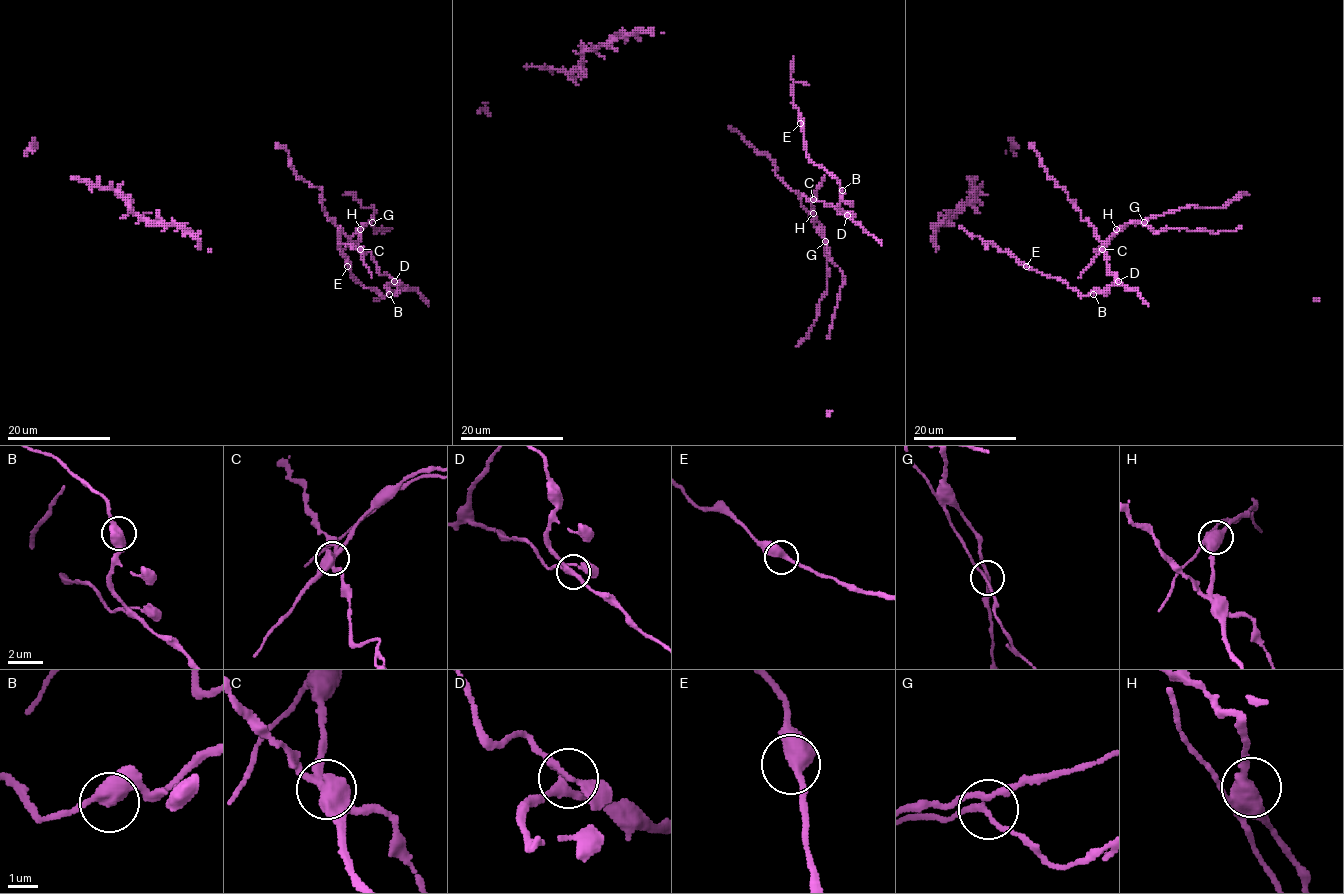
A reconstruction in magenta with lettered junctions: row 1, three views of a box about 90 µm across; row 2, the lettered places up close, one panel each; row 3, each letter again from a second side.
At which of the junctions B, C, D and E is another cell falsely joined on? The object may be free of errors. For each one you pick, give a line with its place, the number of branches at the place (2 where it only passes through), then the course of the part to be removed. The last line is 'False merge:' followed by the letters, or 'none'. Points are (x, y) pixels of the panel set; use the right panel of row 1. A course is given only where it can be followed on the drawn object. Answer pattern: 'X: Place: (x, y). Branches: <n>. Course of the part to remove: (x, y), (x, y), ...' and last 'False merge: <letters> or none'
C: Place: (1102, 249). Branches: 4. Course of the part to remove: (1102, 248), (1124, 225), (1195, 206), (1220, 208), (1239, 194), (1248, 195)
False merge: C

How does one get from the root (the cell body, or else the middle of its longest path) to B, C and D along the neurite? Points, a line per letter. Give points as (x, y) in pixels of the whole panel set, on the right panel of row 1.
B: (1026, 265), (1063, 279), (1081, 296), (1093, 294)
C: (1026, 265), (1063, 279), (1083, 296), (1105, 291), (1115, 282), (1116, 274), (1109, 273), (1107, 256), (1102, 248)
D: (1026, 265), (1063, 279), (1081, 296), (1105, 291), (1118, 281)

